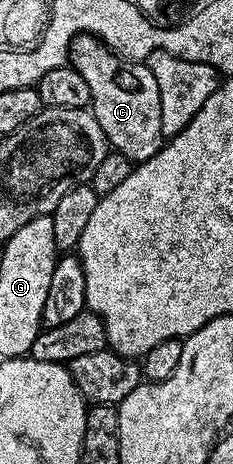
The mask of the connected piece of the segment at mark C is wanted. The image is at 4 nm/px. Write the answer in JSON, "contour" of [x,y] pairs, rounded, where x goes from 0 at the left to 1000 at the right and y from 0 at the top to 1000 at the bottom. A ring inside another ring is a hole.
{"contour":[[[348,71],[305,91],[296,136],[330,149],[330,157],[348,157],[348,166],[365,166],[365,177],[382,183],[391,203],[382,237],[408,250],[416,269],[433,269],[472,323],[528,334],[579,356],[618,351],[639,338],[670,334],[708,306],[691,282],[691,205],[678,200],[674,172],[627,134],[532,134],[489,110],[459,103],[438,86]]]}

